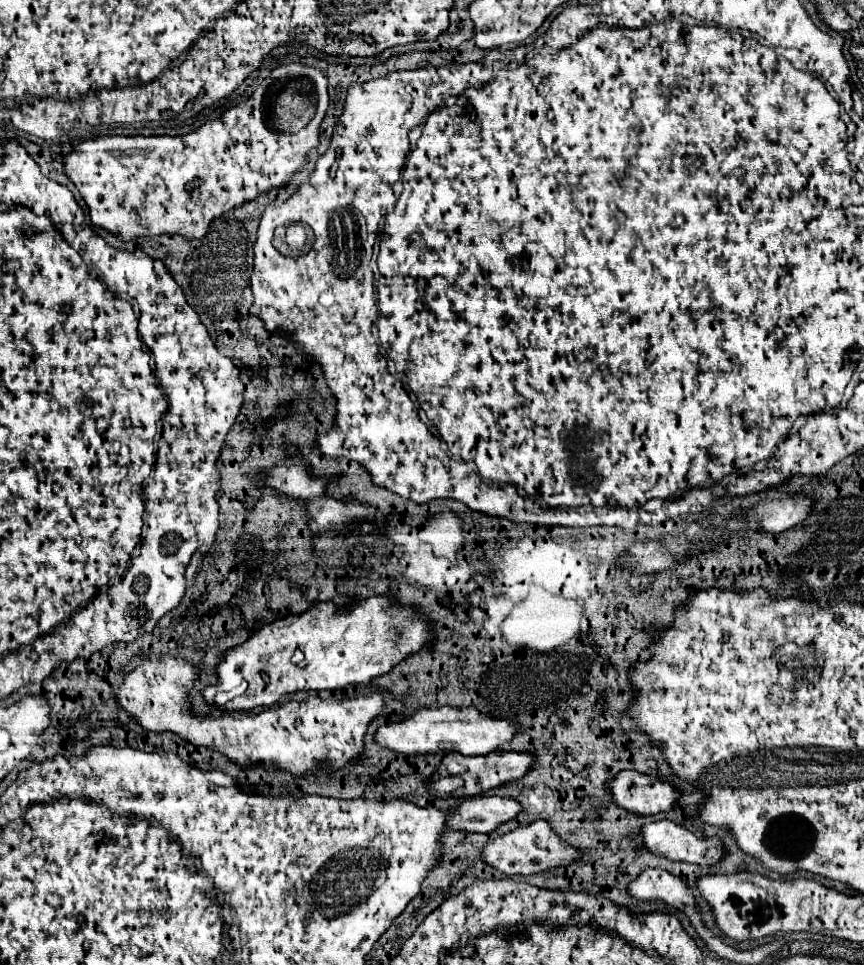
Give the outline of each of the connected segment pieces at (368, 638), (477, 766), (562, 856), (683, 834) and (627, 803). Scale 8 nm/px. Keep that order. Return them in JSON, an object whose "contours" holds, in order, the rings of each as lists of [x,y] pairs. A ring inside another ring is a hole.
{"contours":[[[[376,595],[368,597],[366,601],[352,601],[352,599],[336,599],[334,603],[316,603],[308,611],[300,615],[286,615],[280,617],[272,623],[266,623],[264,627],[252,631],[252,635],[236,645],[226,649],[220,655],[220,661],[216,665],[216,685],[208,685],[202,691],[204,701],[210,705],[210,699],[214,697],[214,691],[225,691],[234,688],[234,683],[240,683],[240,679],[250,679],[250,691],[246,695],[235,697],[231,702],[222,707],[224,711],[244,711],[244,709],[256,709],[256,707],[266,707],[278,703],[284,695],[296,693],[296,691],[334,691],[342,689],[346,685],[354,683],[368,683],[374,677],[380,677],[388,673],[390,667],[394,667],[398,661],[404,659],[404,655],[418,651],[424,643],[432,639],[428,627],[426,627],[426,617],[416,613],[412,607],[398,607],[392,597],[386,595]],[[344,605],[352,605],[348,611],[342,611]],[[296,653],[302,653],[302,661],[294,661]],[[258,671],[268,671],[270,673],[270,685],[262,687],[262,681],[258,679]]],[[[452,751],[444,755],[444,759],[440,761],[440,765],[436,767],[430,779],[434,781],[440,777],[460,777],[464,781],[464,787],[460,793],[466,791],[466,797],[474,797],[502,783],[508,783],[510,779],[520,779],[528,771],[530,763],[532,763],[532,757],[528,753],[516,753],[516,751],[492,751],[488,755],[470,755],[470,757]]],[[[534,821],[530,825],[516,827],[502,837],[490,839],[486,843],[486,849],[482,851],[482,861],[486,865],[502,871],[504,875],[512,877],[512,875],[540,873],[540,871],[546,871],[546,869],[556,867],[556,865],[568,865],[578,855],[580,855],[580,851],[576,851],[574,847],[570,847],[566,843],[560,843],[558,835],[554,835],[554,831],[550,829],[550,825],[546,821]]],[[[672,821],[648,823],[640,829],[640,835],[648,851],[672,861],[714,865],[724,857],[724,847],[718,839],[702,839]]],[[[620,771],[606,781],[606,789],[618,807],[636,815],[670,811],[678,799],[678,791],[670,783],[662,783],[656,777],[638,771]]]]}

